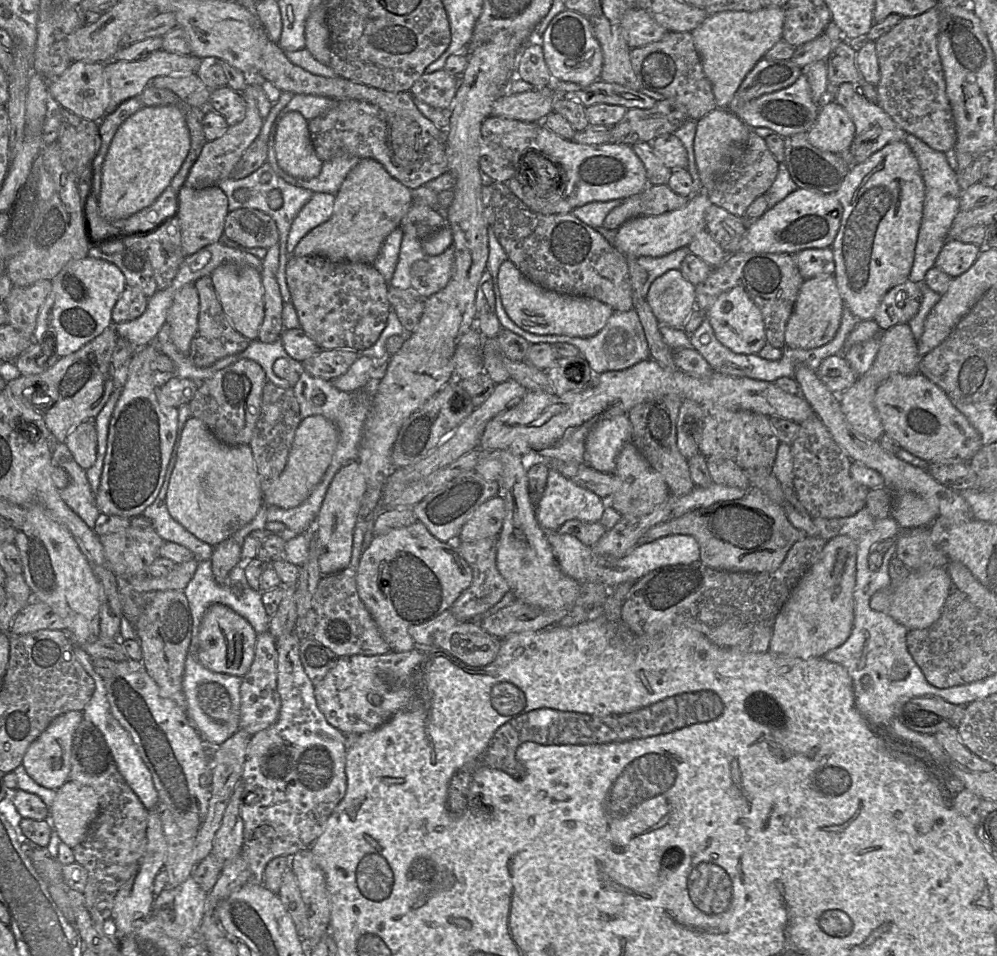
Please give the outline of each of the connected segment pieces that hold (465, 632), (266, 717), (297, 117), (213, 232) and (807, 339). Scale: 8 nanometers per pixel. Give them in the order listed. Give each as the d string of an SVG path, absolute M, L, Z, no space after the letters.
M466 621L436 632L432 642L434 647L445 650L465 665L479 668L495 660L501 640L484 631L480 624Z
M267 630L258 635L254 659L240 686L240 728L251 736L273 725L279 716L281 698L277 690L277 641Z
M297 111L279 122L274 151L281 169L295 178L308 180L321 172L323 161L312 144L308 120Z
M183 185L178 192L180 201L181 244L185 257L190 256L207 245L218 242L223 234L225 218L228 214L228 199L218 186L202 189Z
M818 275L804 280L785 330L785 347L812 349L830 342L842 317L844 301L834 275Z

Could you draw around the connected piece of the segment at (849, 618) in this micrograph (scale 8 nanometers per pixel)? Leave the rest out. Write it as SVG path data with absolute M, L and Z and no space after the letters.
M839 535L828 540L777 614L768 651L809 659L823 656L848 639L854 621L856 558L857 543L849 536Z

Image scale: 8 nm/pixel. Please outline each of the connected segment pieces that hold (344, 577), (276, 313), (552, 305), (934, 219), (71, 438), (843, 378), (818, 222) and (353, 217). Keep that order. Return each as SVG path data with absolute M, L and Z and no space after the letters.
M350 568L321 577L313 596L313 609L317 614L317 624L312 637L339 658L382 655L391 651L358 595L356 572Z
M263 269L261 276L264 290L264 317L257 340L262 343L272 343L281 336L284 329L282 324L282 299L276 275Z
M508 259L500 265L498 288L509 318L523 330L534 334L593 336L606 325L614 312L611 306L597 299L545 289L527 279Z
M907 134L905 142L918 161L925 185L922 221L917 236L914 261L908 277L913 282L920 282L924 281L927 271L935 266L939 252L949 240L950 227L960 210L961 189L956 172L950 167L944 152L931 148L911 134Z
M83 421L67 435L64 444L69 449L75 462L84 470L95 462L97 440L93 421Z
M843 354L825 358L816 370L820 380L835 394L840 395L859 378Z
M799 188L768 208L747 228L739 251L795 254L807 248L830 247L839 230L843 208L835 193Z
M362 158L348 173L335 194L331 218L308 232L293 256L321 256L333 262L373 264L386 237L400 227L413 199L411 189L394 179L378 161Z

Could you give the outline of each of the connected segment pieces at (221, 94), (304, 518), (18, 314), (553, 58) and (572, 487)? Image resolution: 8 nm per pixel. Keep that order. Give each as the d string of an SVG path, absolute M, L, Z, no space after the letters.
M229 86L211 89L209 107L221 114L229 126L241 122L246 114L246 104L241 92Z
M326 471L309 497L294 508L283 509L274 505L267 505L266 522L278 521L283 523L287 527L289 535L306 534L310 528L316 526L318 513L334 476L331 475L331 471Z
M39 280L26 286L12 286L4 300L7 324L25 337L32 338L37 315L52 289L51 280Z
M566 9L550 21L543 35L534 42L542 45L545 62L554 78L580 85L589 85L600 79L603 53L589 18Z
M550 466L544 493L534 506L534 515L539 526L548 532L556 531L566 521L577 519L586 523L598 522L604 512L604 503L595 493L576 485Z

